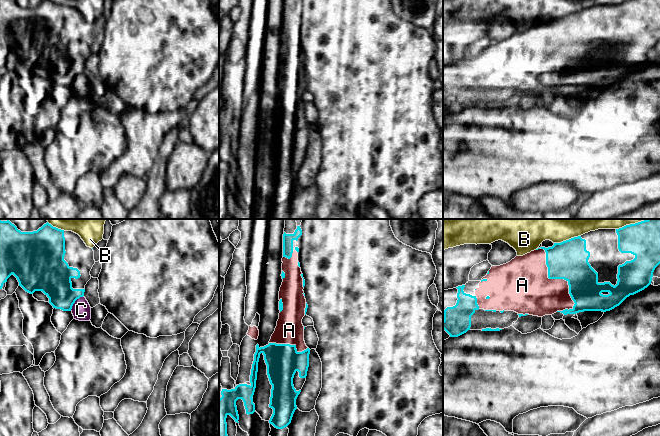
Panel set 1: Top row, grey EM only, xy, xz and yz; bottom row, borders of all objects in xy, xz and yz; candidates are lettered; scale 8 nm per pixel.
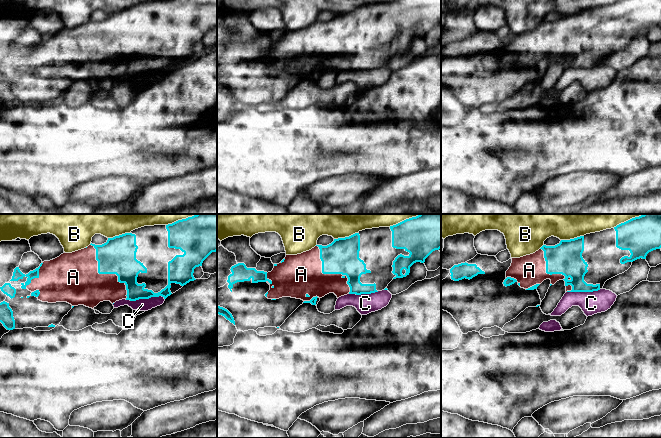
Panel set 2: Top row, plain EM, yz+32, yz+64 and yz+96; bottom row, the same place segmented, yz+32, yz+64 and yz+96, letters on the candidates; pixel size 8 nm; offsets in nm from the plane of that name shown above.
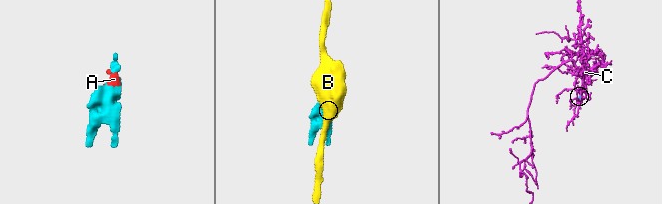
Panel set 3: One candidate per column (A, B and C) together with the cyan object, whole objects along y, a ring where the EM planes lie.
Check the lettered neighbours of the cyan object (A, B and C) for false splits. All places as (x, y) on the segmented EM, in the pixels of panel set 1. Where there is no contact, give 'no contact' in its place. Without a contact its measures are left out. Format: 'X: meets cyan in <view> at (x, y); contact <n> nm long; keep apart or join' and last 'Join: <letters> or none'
A: meets cyan in yz at (554, 278); contact 550 nm long; join
B: meets cyan in yz at (567, 240); contact 220 nm long; keep apart
C: meets cyan in xy at (74, 302); contact 170 nm long; keep apart
Join: A

